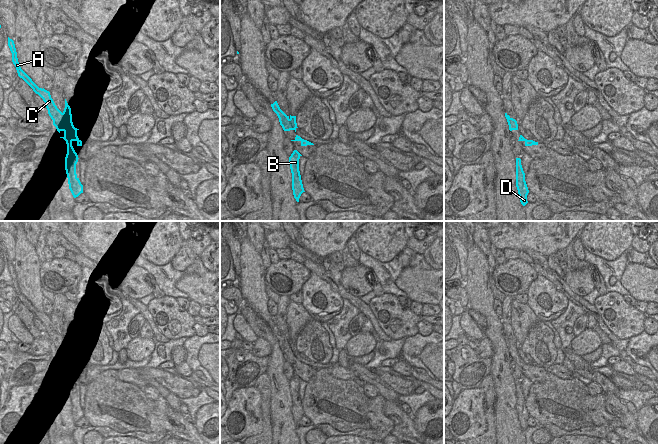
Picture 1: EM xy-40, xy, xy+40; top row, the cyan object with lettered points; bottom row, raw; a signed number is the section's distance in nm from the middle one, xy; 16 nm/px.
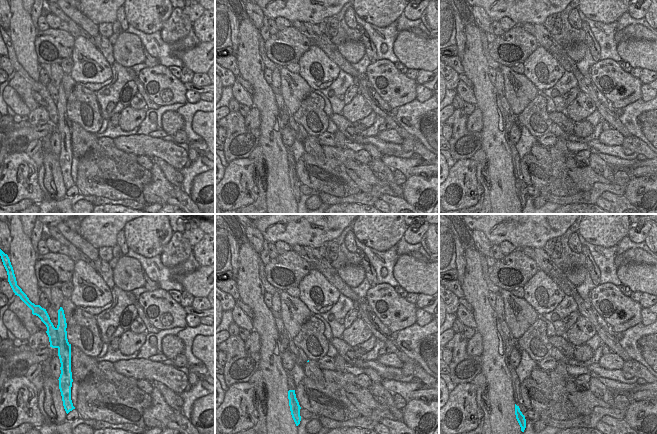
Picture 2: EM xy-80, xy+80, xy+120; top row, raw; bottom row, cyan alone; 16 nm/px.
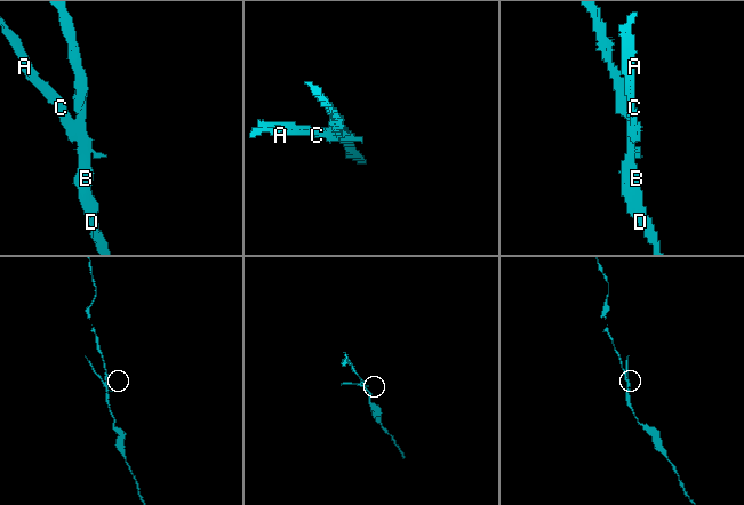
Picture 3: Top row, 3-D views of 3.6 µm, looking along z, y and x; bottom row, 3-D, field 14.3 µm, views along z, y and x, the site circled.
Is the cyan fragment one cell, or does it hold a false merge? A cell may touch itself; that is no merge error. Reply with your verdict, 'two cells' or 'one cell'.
two cells

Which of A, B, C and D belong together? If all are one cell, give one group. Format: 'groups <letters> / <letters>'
groups A C / B D

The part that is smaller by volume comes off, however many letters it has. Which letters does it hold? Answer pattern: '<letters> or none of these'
A, C

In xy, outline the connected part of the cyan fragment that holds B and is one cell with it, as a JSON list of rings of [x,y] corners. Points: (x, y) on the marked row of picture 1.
[[[294,150],[291,156],[289,157],[290,169],[292,173],[292,190],[294,198],[299,202],[299,198],[304,191],[301,175],[299,171],[299,159],[302,155]]]

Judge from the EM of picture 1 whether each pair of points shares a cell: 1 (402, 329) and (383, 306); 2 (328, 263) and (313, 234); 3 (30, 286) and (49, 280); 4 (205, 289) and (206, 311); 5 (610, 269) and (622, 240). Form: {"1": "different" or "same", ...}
{"1": "same", "2": "different", "3": "different", "4": "different", "5": "different"}

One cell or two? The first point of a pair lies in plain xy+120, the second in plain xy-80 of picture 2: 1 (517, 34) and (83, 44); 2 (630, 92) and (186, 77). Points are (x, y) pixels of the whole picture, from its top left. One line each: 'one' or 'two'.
1: two
2: two

